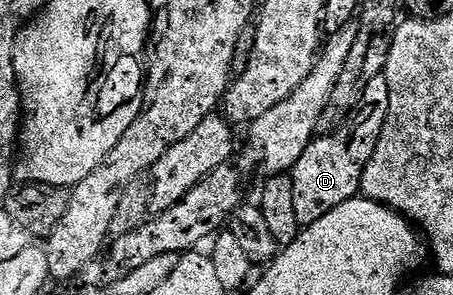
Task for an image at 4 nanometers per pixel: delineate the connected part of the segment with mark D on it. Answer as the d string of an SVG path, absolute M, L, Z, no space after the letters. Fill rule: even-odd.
M384 74L376 75L365 86L365 92L351 118L342 122L332 133L325 133L322 139L321 136L314 138L307 149L303 149L303 157L299 157L291 172L295 185L295 214L298 215L302 228L310 227L315 221L319 221L319 217L343 205L343 201L358 198L365 166L367 161L371 161L388 112L387 81Z

